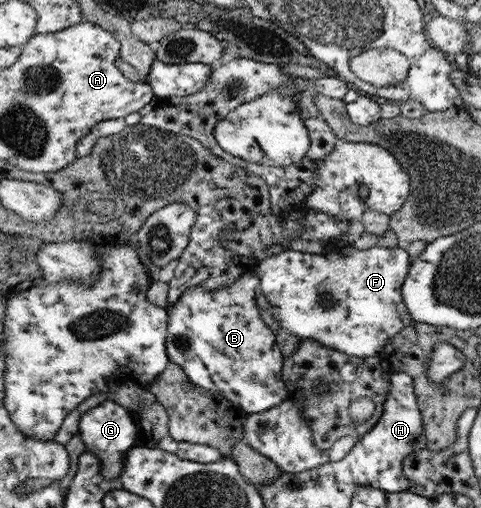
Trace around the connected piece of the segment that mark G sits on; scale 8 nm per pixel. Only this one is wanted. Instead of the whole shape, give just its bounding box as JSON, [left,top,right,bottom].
[81,401,140,481]

